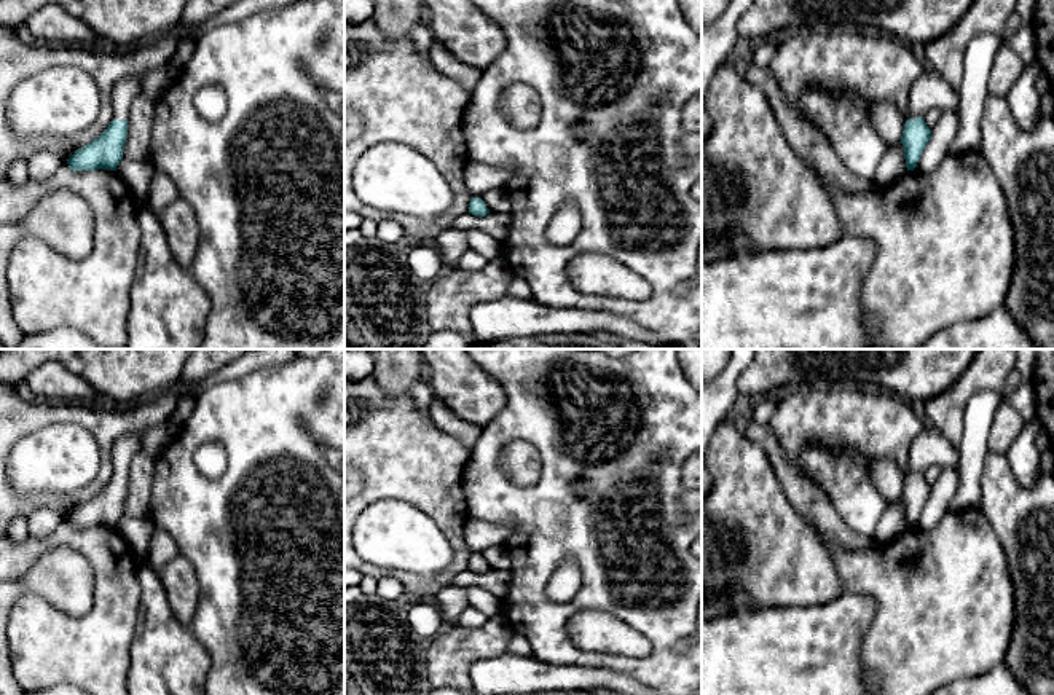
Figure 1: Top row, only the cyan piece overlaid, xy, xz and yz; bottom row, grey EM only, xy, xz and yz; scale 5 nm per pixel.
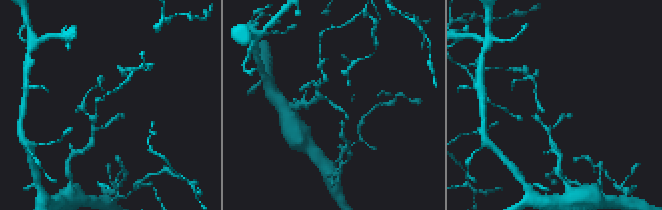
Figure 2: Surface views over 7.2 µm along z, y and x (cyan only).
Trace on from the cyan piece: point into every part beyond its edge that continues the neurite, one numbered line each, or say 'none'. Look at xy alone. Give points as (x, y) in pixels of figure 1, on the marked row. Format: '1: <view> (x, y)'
1: xy (125, 91)

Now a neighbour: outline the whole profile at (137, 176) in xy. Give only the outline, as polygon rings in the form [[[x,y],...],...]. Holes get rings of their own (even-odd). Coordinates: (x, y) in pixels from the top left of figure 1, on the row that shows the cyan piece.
[[[121,158],[116,166],[116,174],[139,202],[147,198],[155,172],[156,169],[150,161],[131,161]]]

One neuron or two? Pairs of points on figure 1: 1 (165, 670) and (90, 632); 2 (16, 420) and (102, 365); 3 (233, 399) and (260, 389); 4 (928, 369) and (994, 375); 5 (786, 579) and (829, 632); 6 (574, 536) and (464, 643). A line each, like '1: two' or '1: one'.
1: two
2: two
3: one
4: two
5: two
6: two

